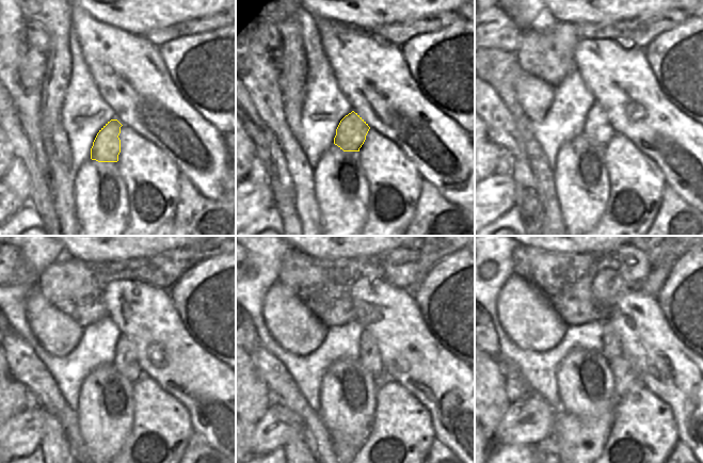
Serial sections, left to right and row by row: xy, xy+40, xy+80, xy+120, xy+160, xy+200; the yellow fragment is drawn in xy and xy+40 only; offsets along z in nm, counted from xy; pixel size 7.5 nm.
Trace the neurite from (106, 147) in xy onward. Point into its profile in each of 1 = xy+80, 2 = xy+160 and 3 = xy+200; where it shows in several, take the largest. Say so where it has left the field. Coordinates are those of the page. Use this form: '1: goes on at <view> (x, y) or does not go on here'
1: goes on at xy+80 (597, 126)
2: goes on at xy+160 (369, 355)
3: goes on at xy+200 (611, 347)

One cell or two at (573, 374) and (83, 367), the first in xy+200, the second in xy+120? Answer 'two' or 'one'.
two

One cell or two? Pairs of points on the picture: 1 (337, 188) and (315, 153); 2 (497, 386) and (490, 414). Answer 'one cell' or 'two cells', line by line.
1: two cells
2: one cell

